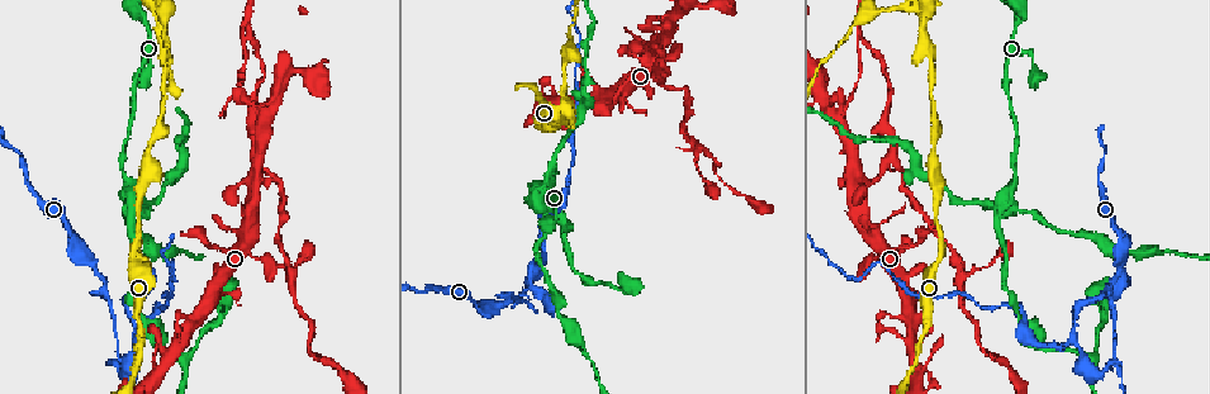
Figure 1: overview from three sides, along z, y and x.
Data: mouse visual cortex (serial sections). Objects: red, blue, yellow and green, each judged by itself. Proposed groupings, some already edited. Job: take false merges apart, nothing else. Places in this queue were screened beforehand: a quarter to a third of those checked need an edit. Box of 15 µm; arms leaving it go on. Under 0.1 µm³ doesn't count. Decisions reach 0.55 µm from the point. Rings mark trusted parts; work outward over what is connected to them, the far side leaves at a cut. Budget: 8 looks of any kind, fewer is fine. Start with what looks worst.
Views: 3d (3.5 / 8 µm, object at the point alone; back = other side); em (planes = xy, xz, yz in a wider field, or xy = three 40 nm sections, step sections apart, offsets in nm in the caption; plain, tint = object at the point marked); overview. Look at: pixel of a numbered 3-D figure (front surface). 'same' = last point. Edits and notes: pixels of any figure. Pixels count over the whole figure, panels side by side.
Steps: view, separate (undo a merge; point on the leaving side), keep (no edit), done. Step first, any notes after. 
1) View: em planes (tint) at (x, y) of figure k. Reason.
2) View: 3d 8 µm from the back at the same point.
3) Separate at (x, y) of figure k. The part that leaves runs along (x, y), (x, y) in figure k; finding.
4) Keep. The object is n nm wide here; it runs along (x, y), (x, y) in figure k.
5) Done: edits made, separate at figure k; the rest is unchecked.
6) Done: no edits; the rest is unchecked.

View: 3d 3.5 µm at (120, 360) of figure 1. Branch point.

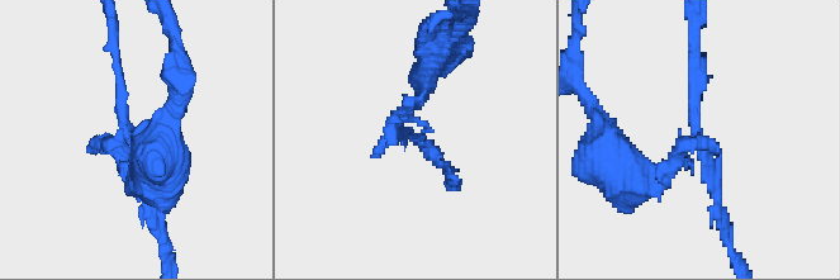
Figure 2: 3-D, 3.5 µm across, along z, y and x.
View: em xy step 5 (tint) at (124, 132) of figure 2.

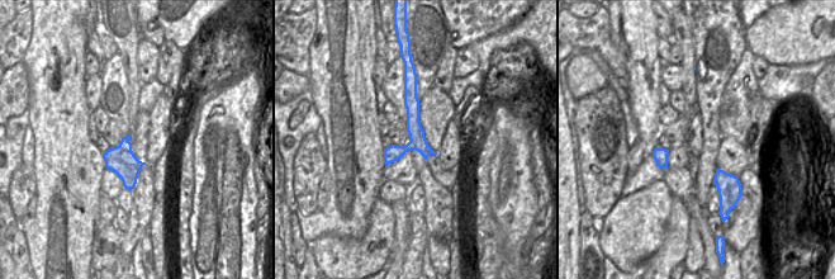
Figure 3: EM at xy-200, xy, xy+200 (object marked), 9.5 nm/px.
Separate at (669, 174) of figure 2. The part that leaves runs along (692, 141), (656, 184), (604, 156) in figure 2; a second cell is stuck on.

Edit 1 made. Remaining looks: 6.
View: overview. See it whole again.

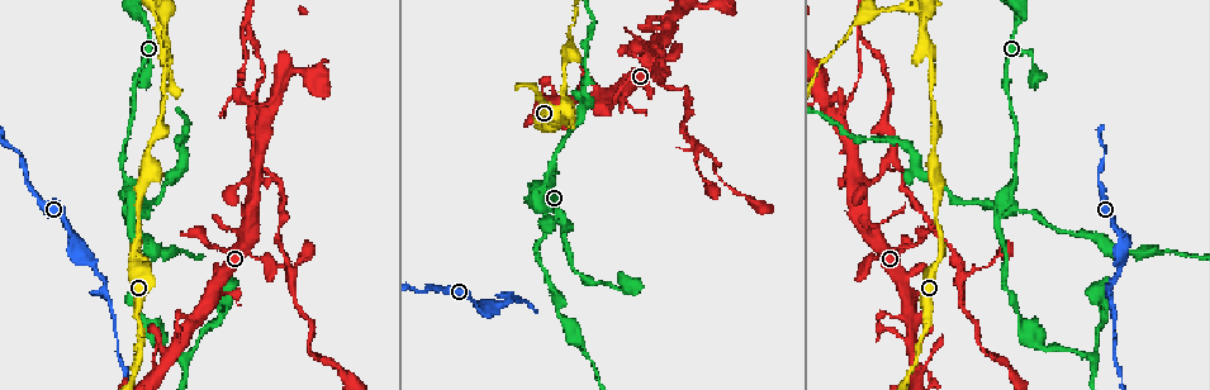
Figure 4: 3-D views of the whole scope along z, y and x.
View: em xy step 1 (tint) at (159, 28) of figure 4. Two arms in line, one across.

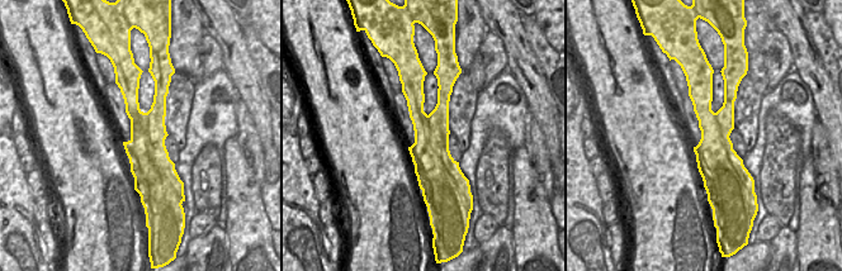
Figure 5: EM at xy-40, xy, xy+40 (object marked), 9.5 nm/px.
View: 3d 3.5 µm at the same point. Wider look.

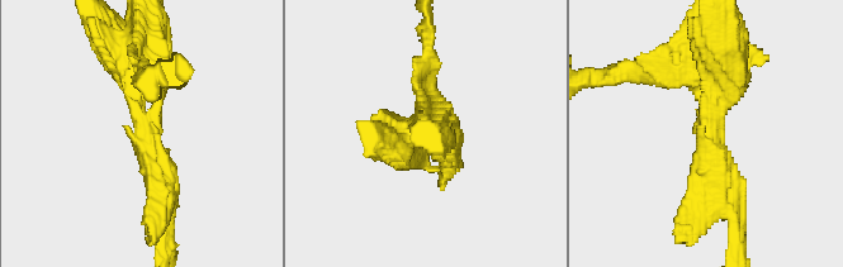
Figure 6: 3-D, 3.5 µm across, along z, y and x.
Keep. 3 arms meet here; the arms are 150, 300, 400 nm wide; it runs along (729, 204), (710, 99), (664, 80) in figure 6; all the same cell.

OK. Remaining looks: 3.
View: em xy step 5 (tint) at (1106, 191) of figure 4. Thick turns thin.

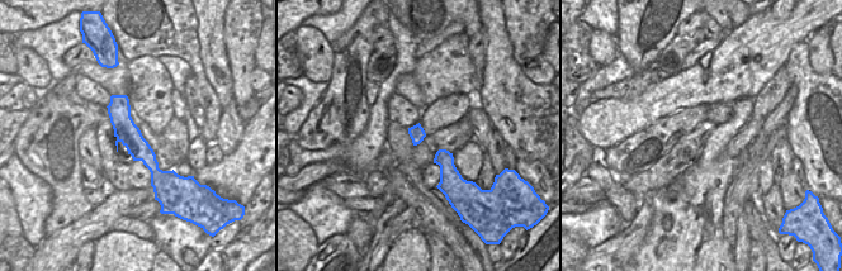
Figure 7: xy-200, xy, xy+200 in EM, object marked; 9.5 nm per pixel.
View: 3d 3.5 µm at the same point. Wider look.

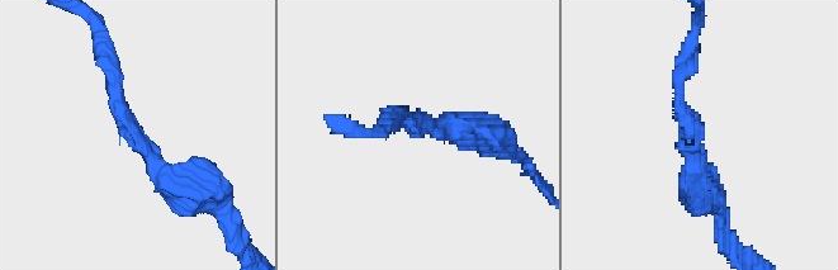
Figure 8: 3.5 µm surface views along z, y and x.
Keep. The arms are 150, 350 nm wide; it runs along (197, 189), (126, 126), (107, 60) in figure 8; continuous, no second cell.

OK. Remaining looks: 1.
Done: edits made, separate at figure 2; the rest is unchecked.

